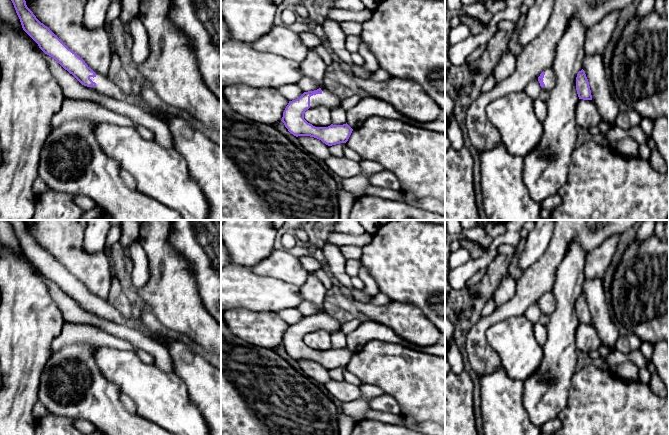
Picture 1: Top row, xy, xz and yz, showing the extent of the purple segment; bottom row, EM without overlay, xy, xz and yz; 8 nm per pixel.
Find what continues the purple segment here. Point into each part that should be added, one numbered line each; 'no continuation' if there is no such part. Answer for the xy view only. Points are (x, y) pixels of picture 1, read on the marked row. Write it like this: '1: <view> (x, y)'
1: xy (104, 85)

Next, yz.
1: yz (549, 79)

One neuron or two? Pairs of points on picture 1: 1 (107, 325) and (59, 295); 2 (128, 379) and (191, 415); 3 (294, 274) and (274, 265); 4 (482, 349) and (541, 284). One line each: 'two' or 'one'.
1: one
2: one
3: one
4: one

